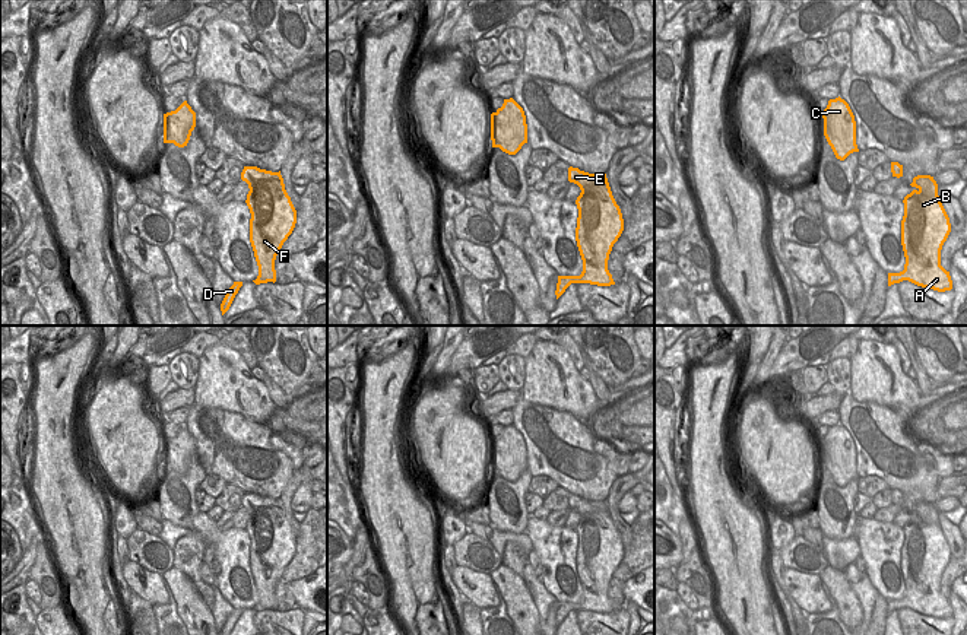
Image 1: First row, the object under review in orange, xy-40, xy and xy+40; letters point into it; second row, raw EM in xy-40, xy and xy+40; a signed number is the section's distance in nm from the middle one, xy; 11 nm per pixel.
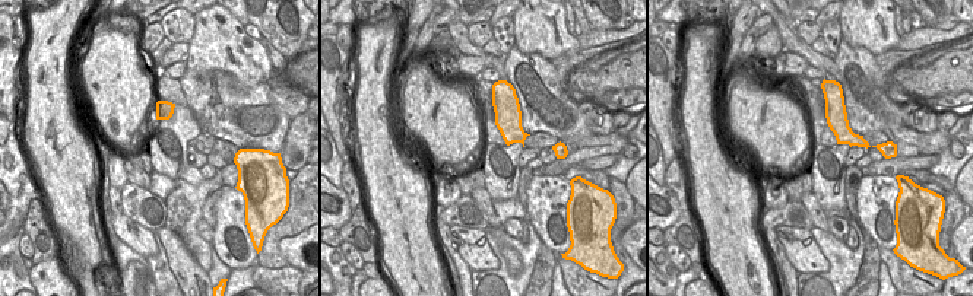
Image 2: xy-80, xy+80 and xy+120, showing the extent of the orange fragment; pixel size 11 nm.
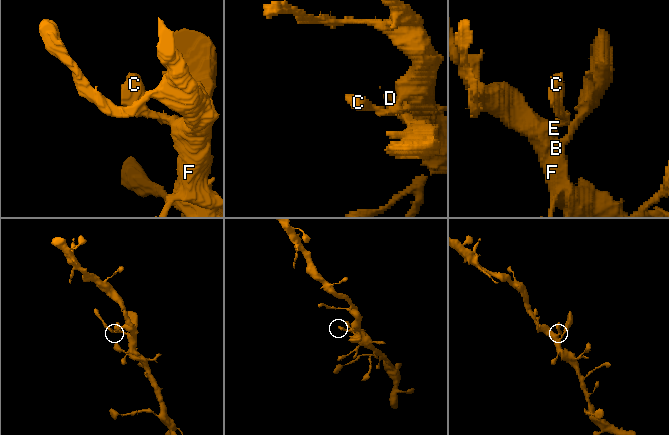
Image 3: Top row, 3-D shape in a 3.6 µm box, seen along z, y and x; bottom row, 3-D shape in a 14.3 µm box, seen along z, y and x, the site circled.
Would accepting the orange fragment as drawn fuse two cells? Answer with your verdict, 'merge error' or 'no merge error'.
no merge error

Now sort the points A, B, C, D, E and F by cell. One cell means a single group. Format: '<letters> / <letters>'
A B C D E F

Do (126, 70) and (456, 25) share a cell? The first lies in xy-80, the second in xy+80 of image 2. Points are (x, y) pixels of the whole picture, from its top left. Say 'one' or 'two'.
two

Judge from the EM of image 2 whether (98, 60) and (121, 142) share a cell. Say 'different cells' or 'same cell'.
same cell

